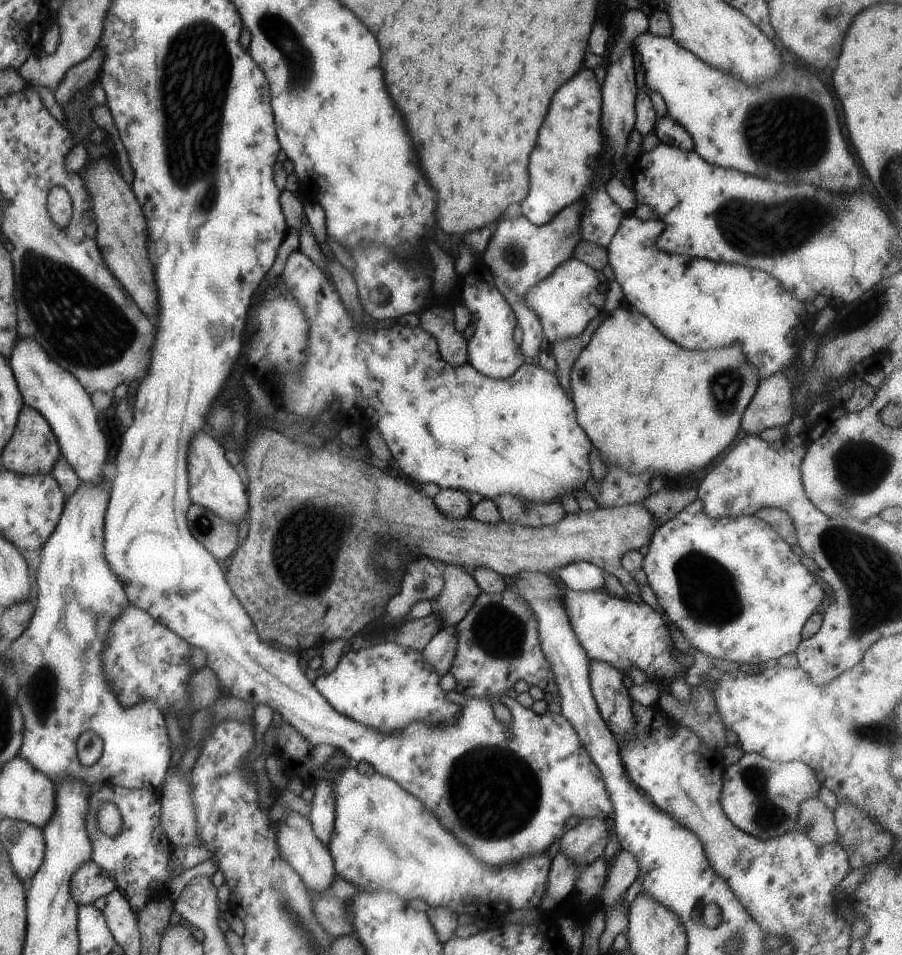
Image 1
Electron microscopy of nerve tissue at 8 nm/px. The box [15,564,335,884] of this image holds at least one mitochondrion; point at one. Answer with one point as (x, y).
(42, 692)

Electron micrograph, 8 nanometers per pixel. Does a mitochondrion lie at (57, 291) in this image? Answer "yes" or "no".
yes

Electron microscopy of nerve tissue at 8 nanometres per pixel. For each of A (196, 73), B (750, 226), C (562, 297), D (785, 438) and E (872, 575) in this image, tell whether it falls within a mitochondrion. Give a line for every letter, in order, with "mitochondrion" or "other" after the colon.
A: mitochondrion
B: mitochondrion
C: other
D: other
E: mitochondrion

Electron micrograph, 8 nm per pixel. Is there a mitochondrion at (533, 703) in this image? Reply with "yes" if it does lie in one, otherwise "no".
no

